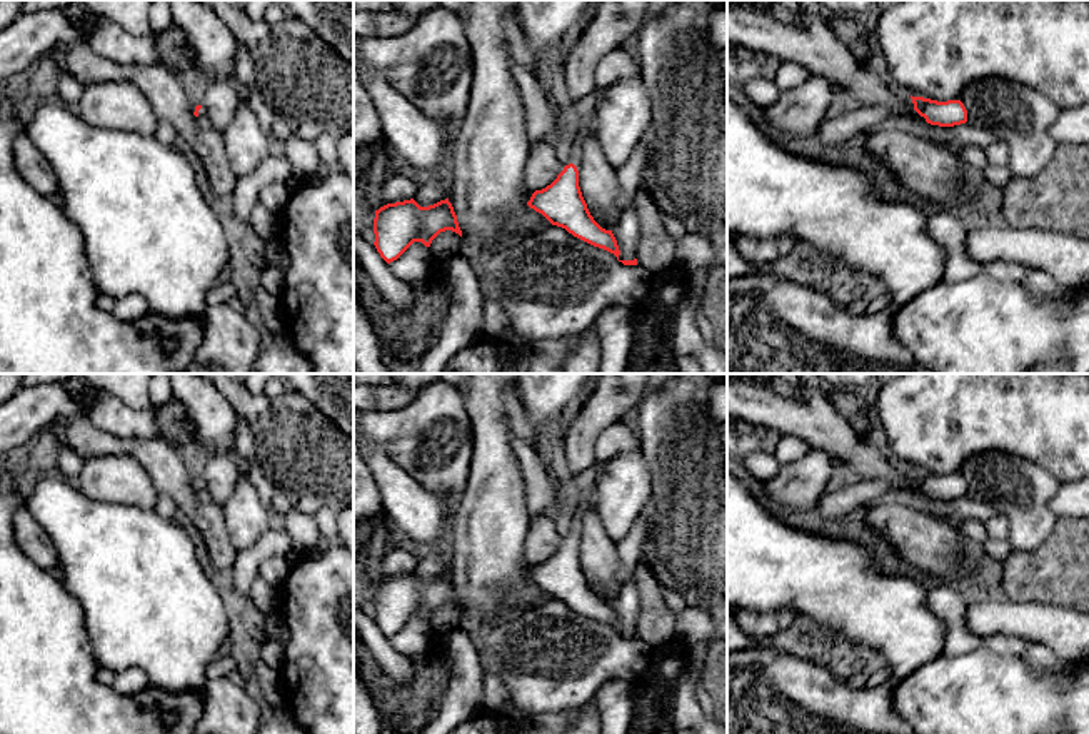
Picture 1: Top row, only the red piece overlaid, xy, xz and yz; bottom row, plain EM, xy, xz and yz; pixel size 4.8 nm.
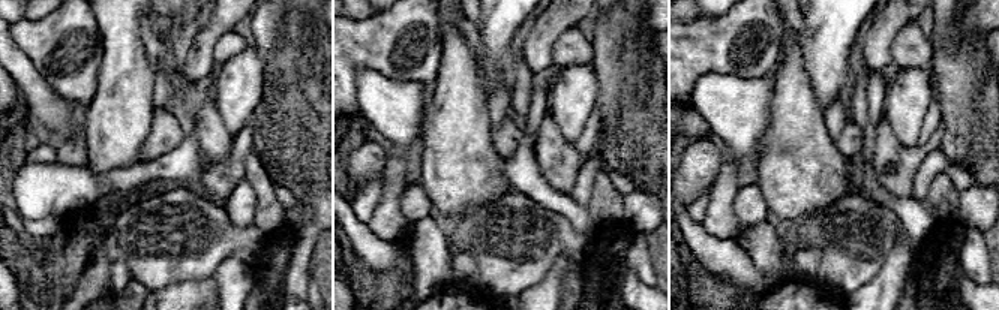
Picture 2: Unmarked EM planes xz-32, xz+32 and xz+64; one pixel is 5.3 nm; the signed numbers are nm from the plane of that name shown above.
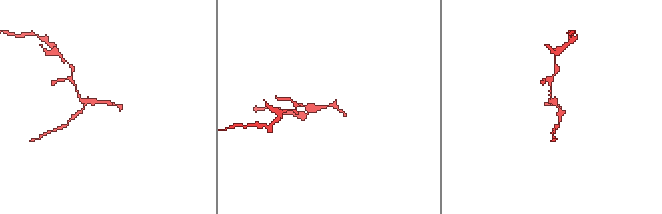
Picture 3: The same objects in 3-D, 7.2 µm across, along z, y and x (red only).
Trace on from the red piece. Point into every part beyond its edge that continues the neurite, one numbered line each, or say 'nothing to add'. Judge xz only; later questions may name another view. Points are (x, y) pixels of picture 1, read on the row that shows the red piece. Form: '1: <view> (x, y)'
1: xz (582, 127)

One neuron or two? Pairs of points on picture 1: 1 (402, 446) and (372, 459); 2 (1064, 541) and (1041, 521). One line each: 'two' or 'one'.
1: two
2: two

